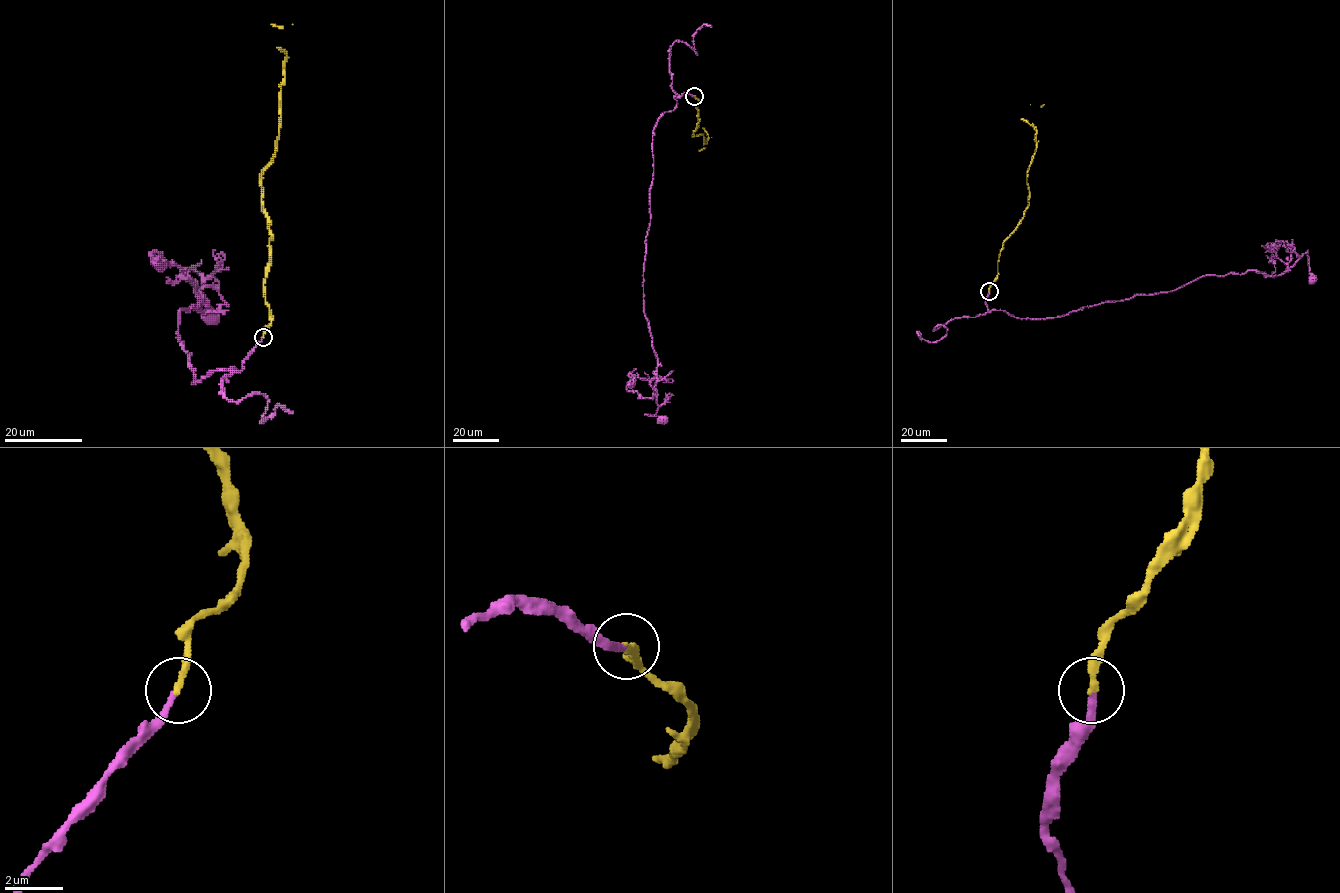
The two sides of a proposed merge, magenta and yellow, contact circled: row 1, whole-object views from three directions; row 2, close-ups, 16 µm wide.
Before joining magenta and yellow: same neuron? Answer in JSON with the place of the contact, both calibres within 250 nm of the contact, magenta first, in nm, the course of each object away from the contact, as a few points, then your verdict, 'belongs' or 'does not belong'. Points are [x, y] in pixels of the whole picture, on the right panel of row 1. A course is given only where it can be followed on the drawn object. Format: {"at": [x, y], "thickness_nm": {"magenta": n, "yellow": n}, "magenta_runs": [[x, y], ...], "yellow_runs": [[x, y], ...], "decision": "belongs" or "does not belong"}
{"at": [989, 291], "thickness_nm": {"magenta": 220, "yellow": 240}, "magenta_runs": [[989, 291], [989, 311], [1036, 319], [1170, 292], [1209, 275], [1282, 274], [1307, 250], [1311, 279]], "yellow_runs": [[989, 291], [997, 274], [1003, 242], [1029, 203], [1027, 172], [1036, 145], [1037, 130], [1032, 123], [1044, 104]], "decision": "belongs"}

